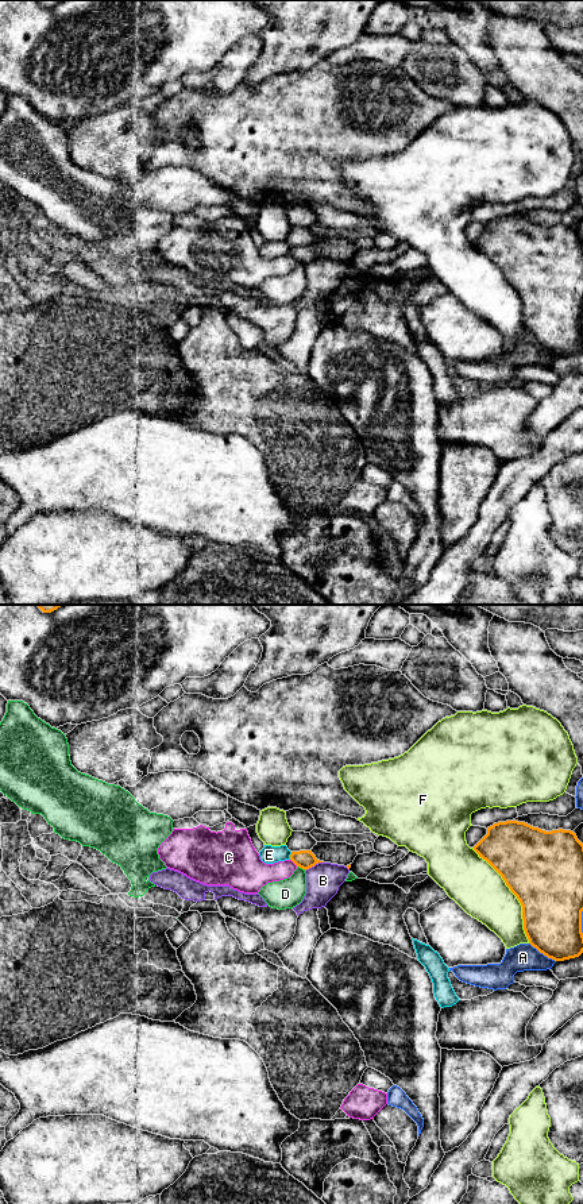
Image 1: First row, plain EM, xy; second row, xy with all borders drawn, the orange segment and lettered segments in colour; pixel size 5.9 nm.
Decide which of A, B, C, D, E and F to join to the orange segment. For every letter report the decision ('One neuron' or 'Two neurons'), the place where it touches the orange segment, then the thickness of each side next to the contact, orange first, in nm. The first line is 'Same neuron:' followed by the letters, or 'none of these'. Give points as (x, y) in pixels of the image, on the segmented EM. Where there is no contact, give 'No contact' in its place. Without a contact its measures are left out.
Same neuron: B
A: Two neurons. Touches orange at xy (543, 953). Thickness 360 nm (orange) against 160 nm
B: One neuron. Touches orange at xy (313, 865). Thickness 110 nm (orange) against 200 nm
C: Two neurons. Touches orange at xy (294, 863). Thickness 110 nm (orange) against 180 nm
D: Two neurons. Touches orange at xy (301, 867). Thickness 110 nm (orange) against 180 nm
E: Two neurons. Touches orange at xy (290, 856). Thickness 110 nm (orange) against 110 nm
F: Two neurons. Touches orange at xy (514, 894). Thickness 460 nm (orange) against 300 nm

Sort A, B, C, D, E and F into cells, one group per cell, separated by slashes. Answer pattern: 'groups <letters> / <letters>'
groups A / B / C / D / E / F

